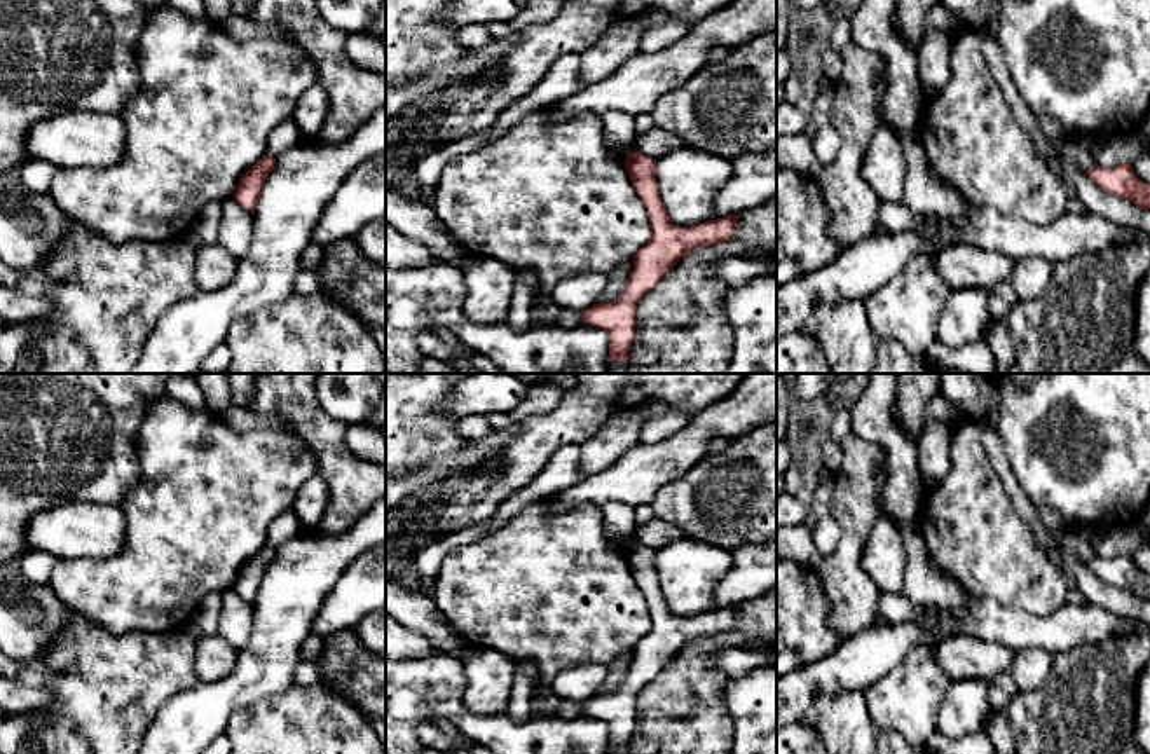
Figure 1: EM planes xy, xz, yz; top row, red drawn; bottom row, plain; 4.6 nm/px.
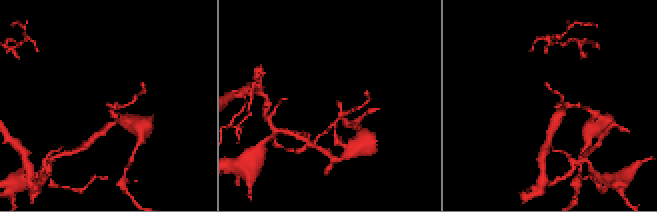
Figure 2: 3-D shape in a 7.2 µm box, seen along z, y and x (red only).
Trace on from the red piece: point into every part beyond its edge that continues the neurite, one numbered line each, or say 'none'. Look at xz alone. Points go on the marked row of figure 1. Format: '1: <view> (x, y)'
none

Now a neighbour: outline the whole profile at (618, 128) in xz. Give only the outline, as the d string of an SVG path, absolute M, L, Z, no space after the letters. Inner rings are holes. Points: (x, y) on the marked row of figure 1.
M609 112L602 117L602 122L607 148L614 155L626 159L635 138L635 117L623 112Z

